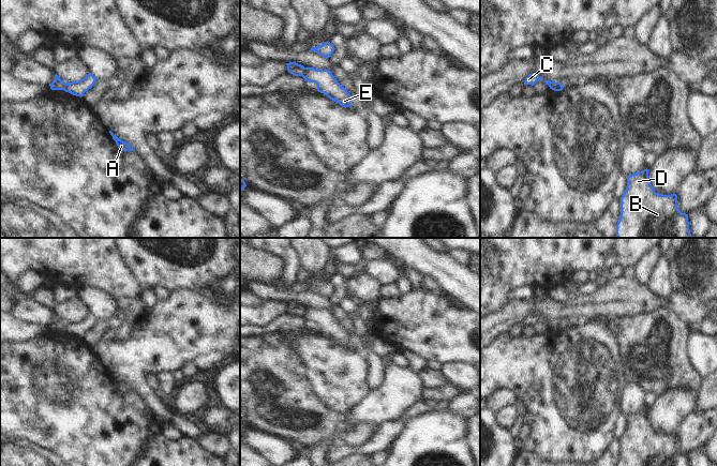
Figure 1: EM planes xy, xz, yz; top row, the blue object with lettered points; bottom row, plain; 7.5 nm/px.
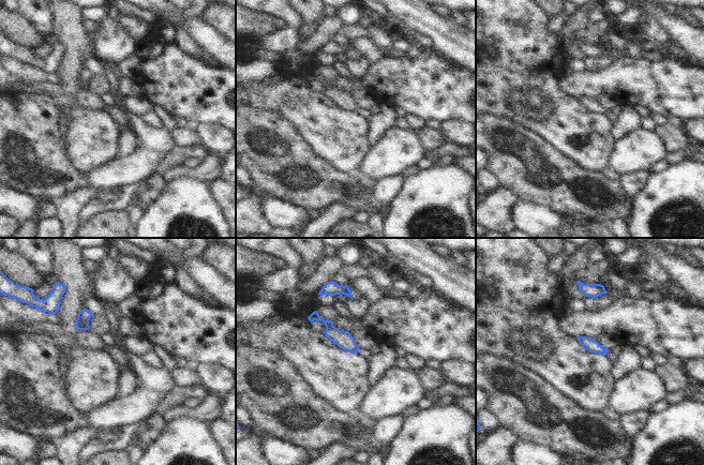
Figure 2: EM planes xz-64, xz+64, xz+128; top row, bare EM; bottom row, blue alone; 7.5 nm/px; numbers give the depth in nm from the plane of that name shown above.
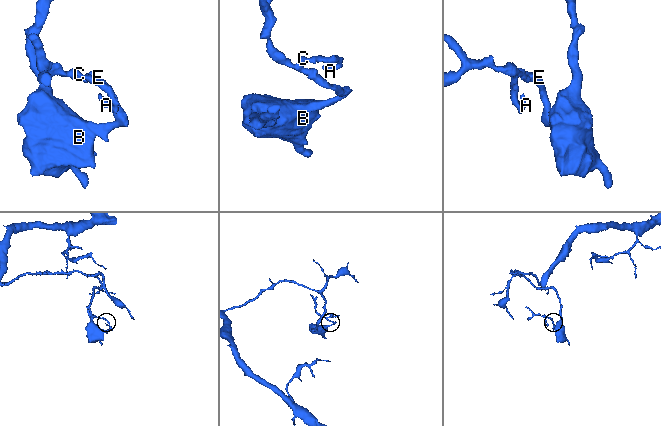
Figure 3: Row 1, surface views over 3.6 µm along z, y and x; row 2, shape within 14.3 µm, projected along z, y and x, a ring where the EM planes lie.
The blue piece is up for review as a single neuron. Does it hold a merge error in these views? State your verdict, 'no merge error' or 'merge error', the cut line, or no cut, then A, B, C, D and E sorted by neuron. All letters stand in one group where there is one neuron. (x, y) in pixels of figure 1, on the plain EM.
merge error | xz (305, 307), (302, 316) | A C / B D E

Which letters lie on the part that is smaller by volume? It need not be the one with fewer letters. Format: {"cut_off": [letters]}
{"cut_off": ["A", "C"]}

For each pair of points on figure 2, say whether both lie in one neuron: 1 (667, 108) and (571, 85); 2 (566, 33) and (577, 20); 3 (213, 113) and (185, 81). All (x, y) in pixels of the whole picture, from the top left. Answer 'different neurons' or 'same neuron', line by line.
1: same neuron
2: same neuron
3: same neuron

